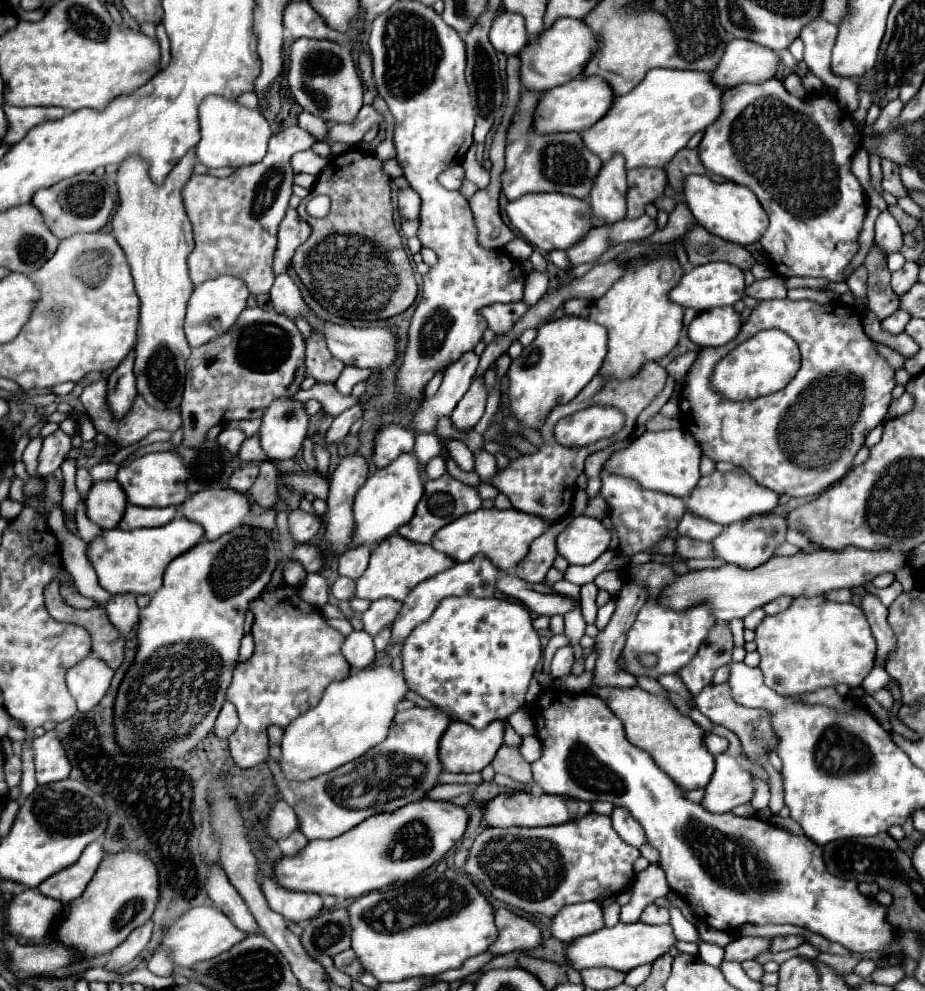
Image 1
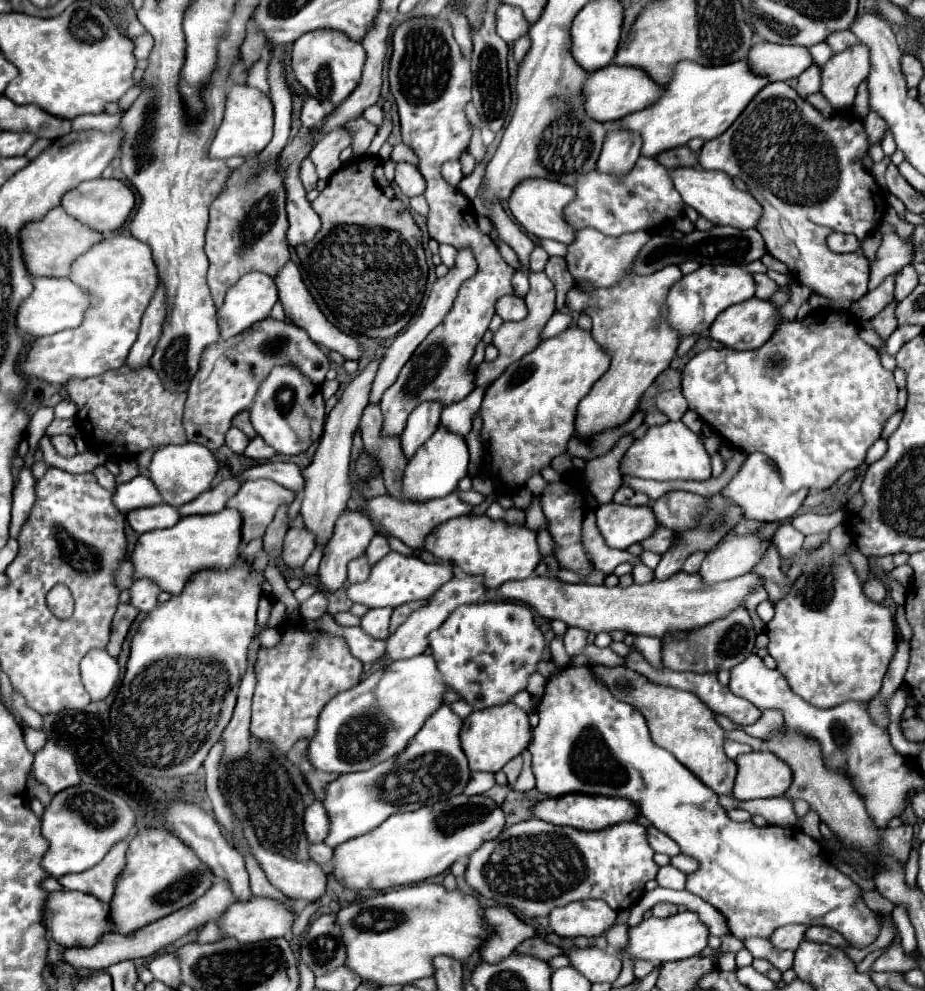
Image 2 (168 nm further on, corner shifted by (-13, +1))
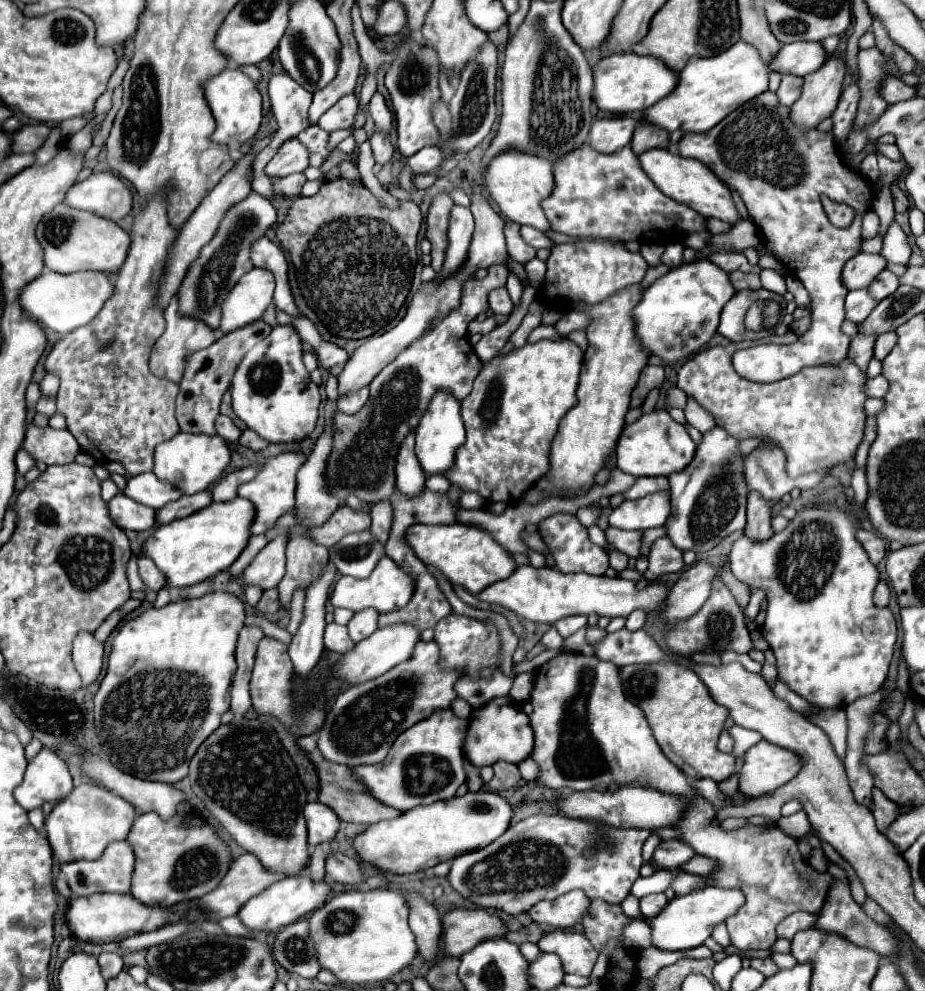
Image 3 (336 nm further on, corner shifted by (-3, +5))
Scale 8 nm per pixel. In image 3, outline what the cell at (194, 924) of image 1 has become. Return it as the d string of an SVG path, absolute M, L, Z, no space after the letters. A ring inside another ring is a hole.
M306 874L302 876L292 876L292 878L284 878L278 880L276 884L268 886L264 892L260 892L258 896L250 898L238 912L238 918L242 920L242 924L250 930L250 932L276 932L292 922L296 922L298 918L310 914L312 910L320 908L326 900L328 900L328 892L330 886L328 882L316 884L312 882Z

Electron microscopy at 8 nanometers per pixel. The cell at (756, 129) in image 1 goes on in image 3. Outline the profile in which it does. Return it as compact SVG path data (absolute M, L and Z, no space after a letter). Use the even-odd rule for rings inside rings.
M766 90L748 100L720 124L704 134L686 134L678 152L706 164L730 188L742 196L750 220L760 228L764 244L808 290L812 300L812 324L798 342L790 346L760 344L734 354L734 368L742 378L754 382L776 382L796 374L810 364L840 362L848 354L850 338L842 334L844 298L848 288L842 282L844 264L860 252L860 224L874 200L874 188L858 170L844 164L832 132L800 128L790 118L790 108L778 102L776 92ZM820 196L842 204L860 204L848 228L834 228L822 208Z

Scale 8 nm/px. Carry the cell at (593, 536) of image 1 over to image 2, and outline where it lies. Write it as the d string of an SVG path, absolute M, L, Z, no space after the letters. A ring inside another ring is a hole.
M610 502L596 510L596 518L598 518L598 528L600 528L606 544L610 548L620 548L620 550L626 550L630 544L642 542L644 538L652 536L658 530L658 520L650 506L634 508L634 506L620 506L616 502Z

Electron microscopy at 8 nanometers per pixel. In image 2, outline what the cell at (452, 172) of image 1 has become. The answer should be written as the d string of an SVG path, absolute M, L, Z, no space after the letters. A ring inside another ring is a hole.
M448 160L446 164L442 164L442 178L446 178L446 182L450 186L458 186L458 182L464 178L460 162L458 160Z

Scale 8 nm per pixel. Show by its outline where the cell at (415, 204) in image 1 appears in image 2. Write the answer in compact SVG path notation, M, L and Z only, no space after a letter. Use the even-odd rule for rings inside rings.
M396 162L396 178L394 178L394 182L398 184L398 188L408 198L424 194L424 190L426 190L424 176L418 172L416 166L412 166L408 162Z

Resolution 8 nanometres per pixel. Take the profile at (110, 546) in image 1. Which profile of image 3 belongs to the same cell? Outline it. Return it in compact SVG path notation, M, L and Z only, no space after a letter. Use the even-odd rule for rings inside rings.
M234 498L228 502L212 502L208 508L194 512L192 516L160 524L152 538L142 546L142 554L152 558L156 568L164 574L166 586L188 588L194 586L220 570L230 568L230 564L240 556L248 542L248 528L252 524L252 502L244 498Z

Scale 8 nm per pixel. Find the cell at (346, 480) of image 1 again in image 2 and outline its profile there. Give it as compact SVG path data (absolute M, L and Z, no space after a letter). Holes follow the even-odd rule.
M348 510L340 516L334 536L324 548L318 578L326 594L334 594L346 582L346 566L350 560L362 556L376 534L372 522L358 510Z

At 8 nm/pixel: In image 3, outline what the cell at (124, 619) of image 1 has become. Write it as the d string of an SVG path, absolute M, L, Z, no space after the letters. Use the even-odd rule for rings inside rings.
M140 556L138 558L138 572L140 572L140 578L148 590L158 592L160 588L164 588L164 576L160 576L158 568L154 568L152 560Z

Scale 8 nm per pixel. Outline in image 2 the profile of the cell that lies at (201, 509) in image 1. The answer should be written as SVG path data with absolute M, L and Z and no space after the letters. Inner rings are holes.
M252 480L240 486L238 494L230 498L228 506L242 514L242 542L248 544L254 538L262 538L268 524L280 506L290 506L296 494L272 480Z

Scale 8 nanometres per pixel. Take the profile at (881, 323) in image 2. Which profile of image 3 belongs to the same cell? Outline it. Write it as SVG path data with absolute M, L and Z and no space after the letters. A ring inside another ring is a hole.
M858 332L852 342L850 342L850 350L848 350L848 358L852 362L856 362L860 366L860 370L866 370L868 368L868 362L870 358L874 356L874 342L876 342L876 336L874 334L862 334Z

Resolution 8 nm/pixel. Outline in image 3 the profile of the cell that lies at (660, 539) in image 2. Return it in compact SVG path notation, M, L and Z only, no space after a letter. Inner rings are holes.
M608 528L608 530L606 530L606 538L608 538L608 542L610 542L616 550L620 550L620 552L632 556L632 558L638 558L638 556L640 556L640 548L642 548L642 540L644 540L640 530Z

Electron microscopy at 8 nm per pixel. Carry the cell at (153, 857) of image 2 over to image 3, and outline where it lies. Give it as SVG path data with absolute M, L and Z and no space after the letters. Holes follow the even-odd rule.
M156 812L142 814L134 820L126 842L136 856L130 896L136 896L144 906L170 908L178 902L200 898L216 888L232 862L230 848L200 816L192 812L180 812L180 816L174 816L172 820L162 820Z

